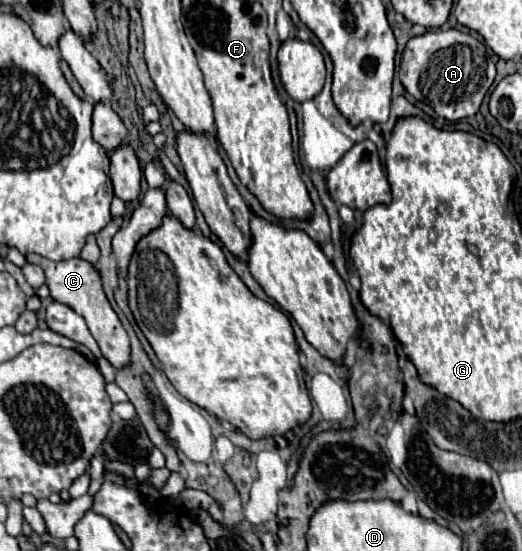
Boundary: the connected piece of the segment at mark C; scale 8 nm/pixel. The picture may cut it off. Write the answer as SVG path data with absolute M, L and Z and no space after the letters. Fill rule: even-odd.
M28 255L26 259L44 269L46 283L50 287L52 299L70 305L78 315L82 315L86 319L90 333L94 335L96 343L102 349L102 355L112 363L112 367L114 369L130 367L130 339L128 339L128 333L124 331L118 315L110 307L96 269L88 261L82 261L80 257L66 259L66 261L50 261L50 259L44 259L40 255Z

